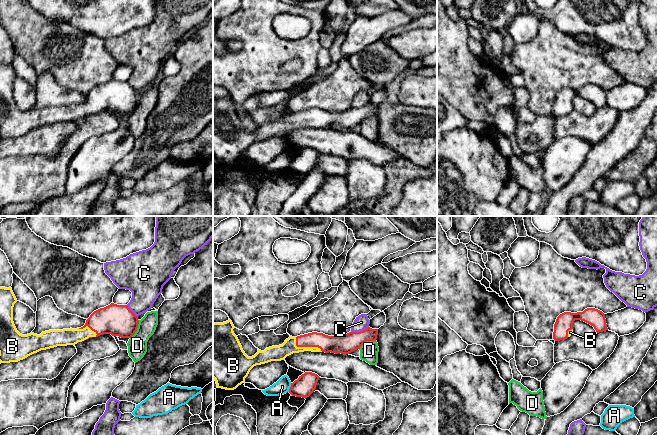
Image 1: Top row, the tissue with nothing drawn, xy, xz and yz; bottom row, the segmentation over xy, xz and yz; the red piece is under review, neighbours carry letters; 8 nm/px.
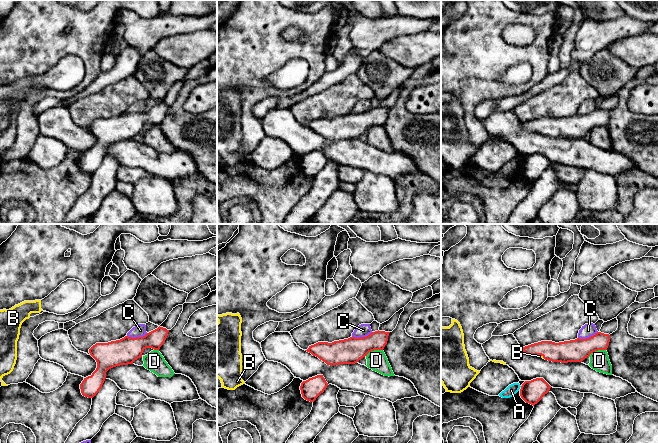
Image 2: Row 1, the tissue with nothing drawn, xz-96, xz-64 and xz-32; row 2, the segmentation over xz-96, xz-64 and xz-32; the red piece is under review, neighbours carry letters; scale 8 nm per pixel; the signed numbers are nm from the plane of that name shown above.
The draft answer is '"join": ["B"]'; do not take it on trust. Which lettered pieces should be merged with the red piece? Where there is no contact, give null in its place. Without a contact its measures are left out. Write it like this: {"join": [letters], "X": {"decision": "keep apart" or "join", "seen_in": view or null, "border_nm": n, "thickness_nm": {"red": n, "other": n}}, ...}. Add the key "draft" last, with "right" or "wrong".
{"join": ["B"], "A": {"decision": "keep apart", "seen_in": "xz", "border_nm": 80, "thickness_nm": {"red": 170, "other": 120}}, "B": {"decision": "join", "seen_in": "xz", "border_nm": 260, "thickness_nm": {"red": 140, "other": 130}}, "C": {"decision": "keep apart", "seen_in": "xz", "border_nm": 150, "thickness_nm": {"red": 150, "other": 120}}, "D": {"decision": "keep apart", "seen_in": "xy", "border_nm": 170, "thickness_nm": {"red": 260, "other": 160}}, "draft": "right"}

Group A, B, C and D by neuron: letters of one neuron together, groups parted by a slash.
A / B / C / D

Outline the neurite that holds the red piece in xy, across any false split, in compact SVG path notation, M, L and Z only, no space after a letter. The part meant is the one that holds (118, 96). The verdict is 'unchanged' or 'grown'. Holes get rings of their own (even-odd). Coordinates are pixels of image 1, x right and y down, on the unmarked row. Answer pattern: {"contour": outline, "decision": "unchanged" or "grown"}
{"contour": "M0 63L0 138L18 138L41 126L75 121L92 113L111 110L131 114L139 96L127 81L110 81L94 87L83 103L49 106L40 111L20 110L13 98L13 83L17 75L12 64Z", "decision": "grown"}

